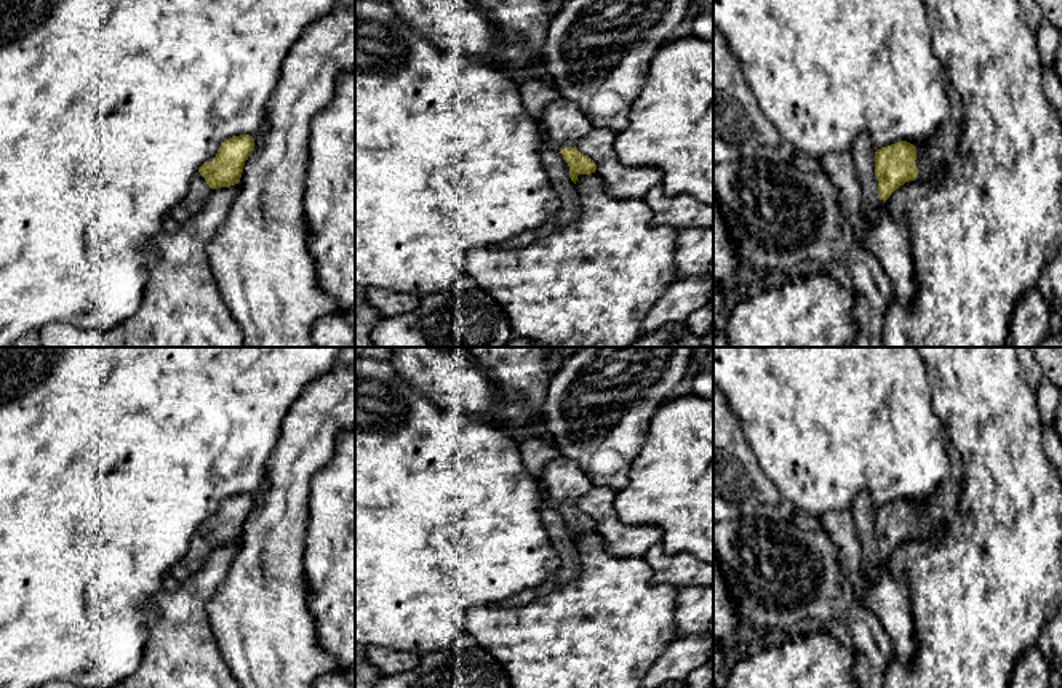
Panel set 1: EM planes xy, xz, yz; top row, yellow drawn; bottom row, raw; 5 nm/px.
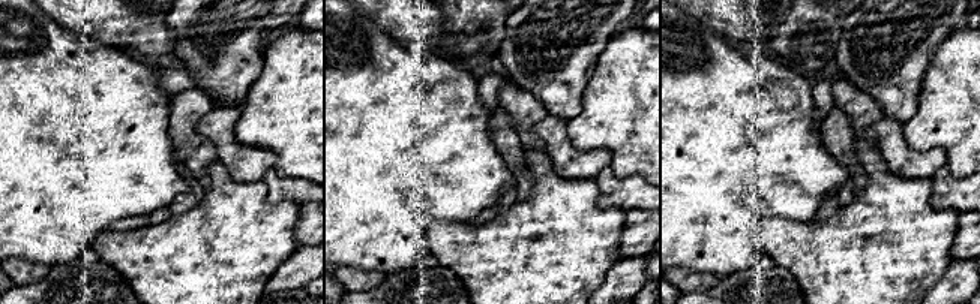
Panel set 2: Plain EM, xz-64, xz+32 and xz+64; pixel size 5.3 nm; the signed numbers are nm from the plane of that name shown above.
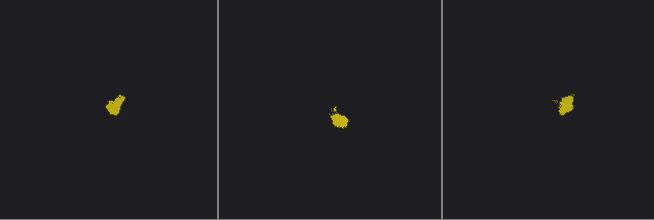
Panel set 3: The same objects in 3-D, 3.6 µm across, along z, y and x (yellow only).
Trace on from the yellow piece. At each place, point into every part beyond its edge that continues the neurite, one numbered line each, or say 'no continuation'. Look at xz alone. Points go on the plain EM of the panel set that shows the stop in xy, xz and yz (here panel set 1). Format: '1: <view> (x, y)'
1: xz (566, 480)

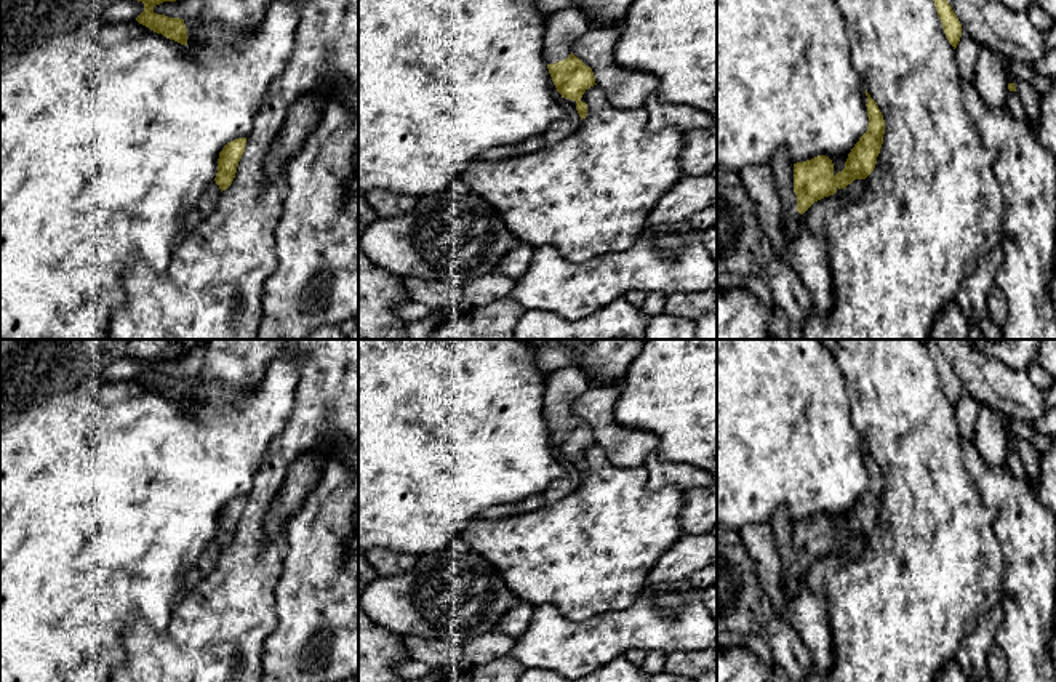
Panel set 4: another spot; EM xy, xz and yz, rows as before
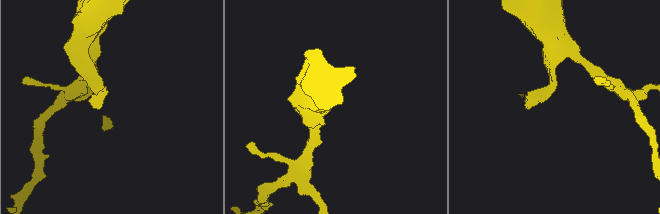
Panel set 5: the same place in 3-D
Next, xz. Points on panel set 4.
1: xz (564, 386)

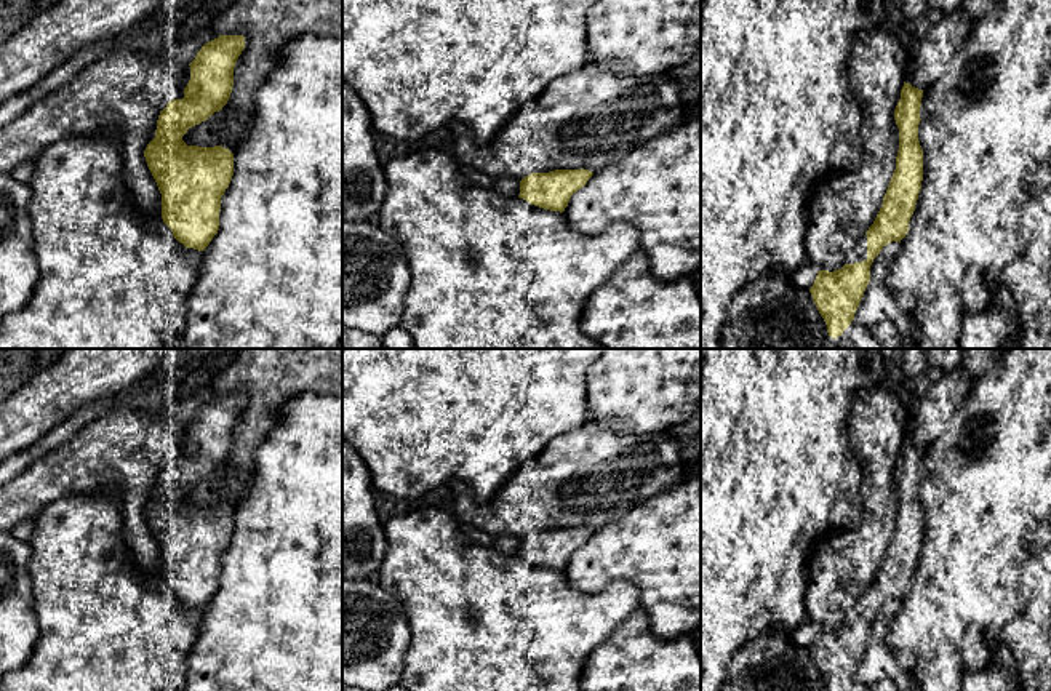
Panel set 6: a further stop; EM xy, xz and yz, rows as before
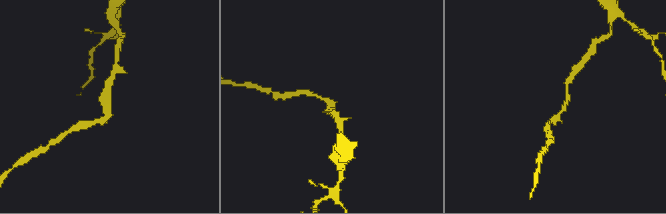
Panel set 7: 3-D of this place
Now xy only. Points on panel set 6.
no continuation

